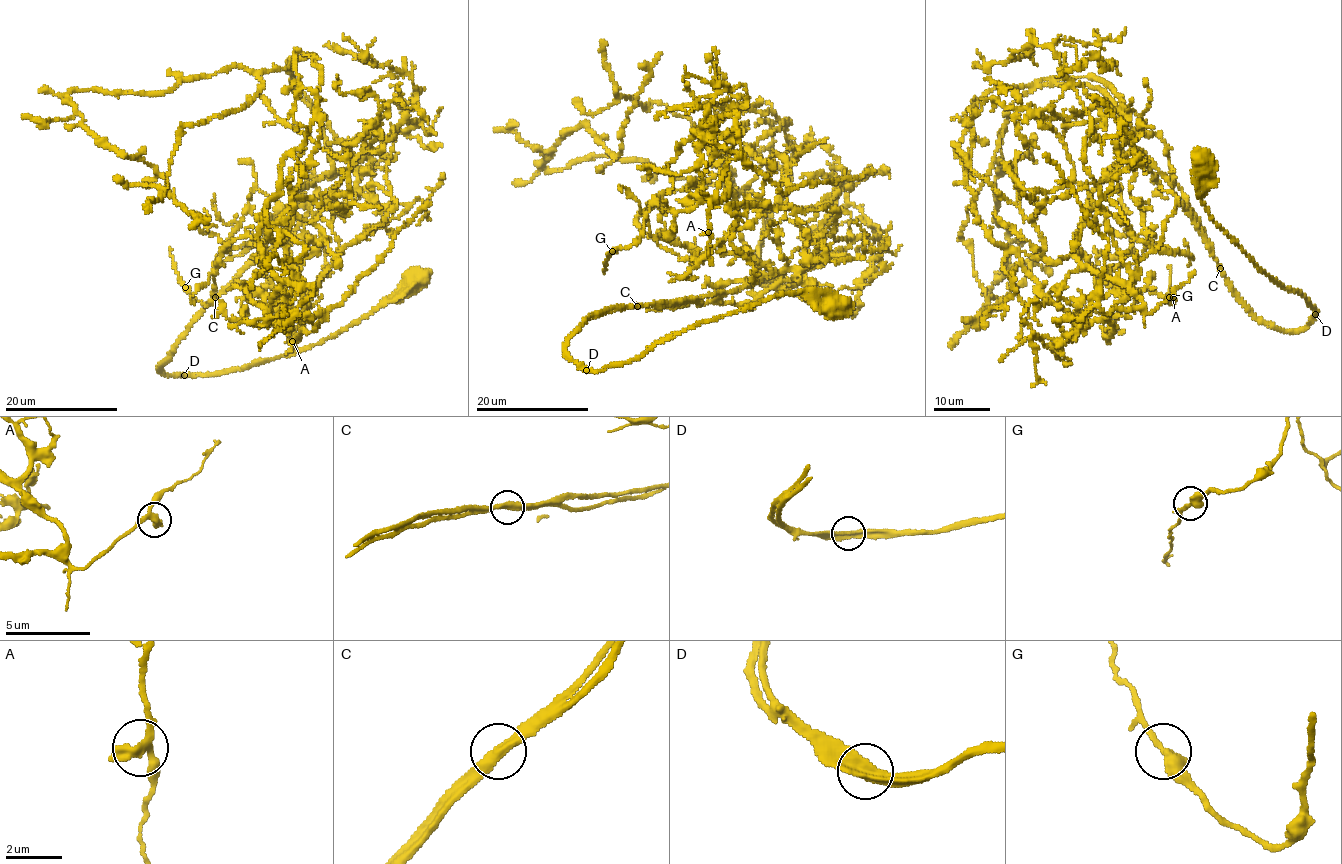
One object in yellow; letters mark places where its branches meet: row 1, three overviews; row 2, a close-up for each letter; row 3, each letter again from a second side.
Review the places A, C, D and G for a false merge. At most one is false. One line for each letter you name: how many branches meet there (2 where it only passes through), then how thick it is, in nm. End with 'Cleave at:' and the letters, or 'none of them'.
C: Branches: 2. Thickness 340 nm
Cleave at: C

